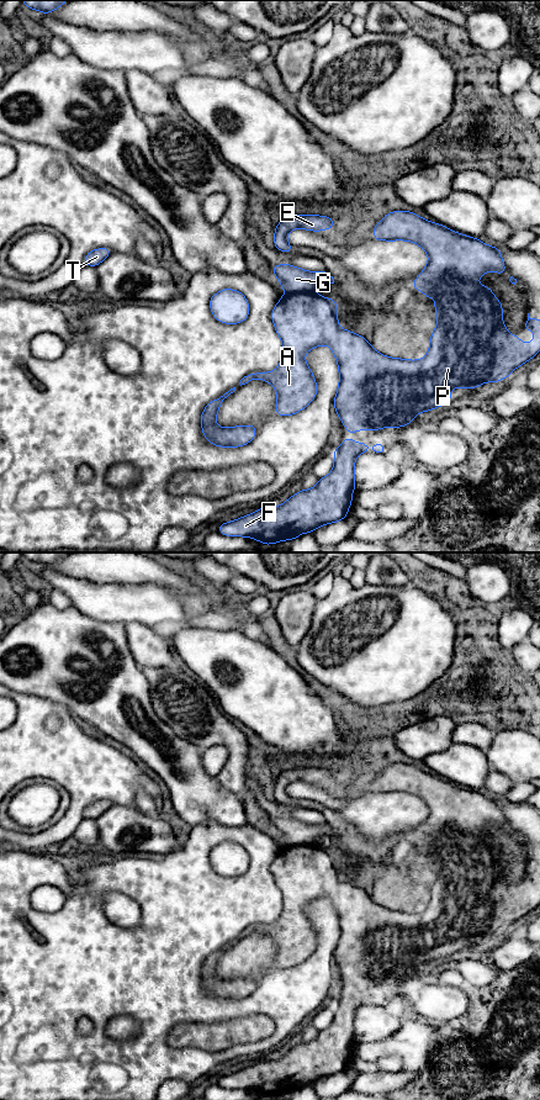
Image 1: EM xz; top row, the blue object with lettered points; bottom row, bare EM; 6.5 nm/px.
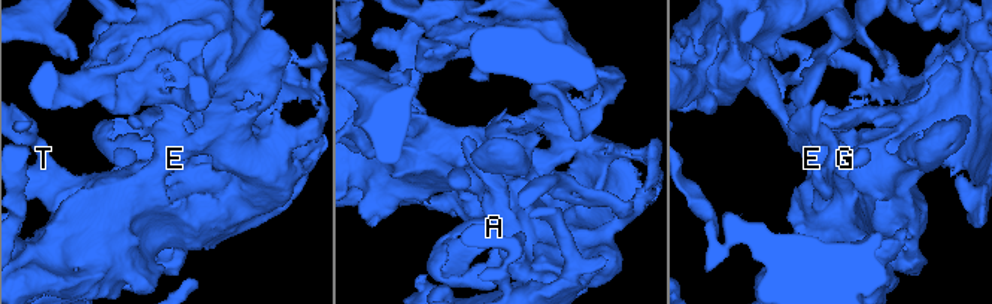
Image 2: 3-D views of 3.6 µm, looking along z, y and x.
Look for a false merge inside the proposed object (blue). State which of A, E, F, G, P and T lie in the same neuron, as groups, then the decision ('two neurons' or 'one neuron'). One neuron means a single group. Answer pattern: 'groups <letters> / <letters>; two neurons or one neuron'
groups A E F P T / G; two neurons

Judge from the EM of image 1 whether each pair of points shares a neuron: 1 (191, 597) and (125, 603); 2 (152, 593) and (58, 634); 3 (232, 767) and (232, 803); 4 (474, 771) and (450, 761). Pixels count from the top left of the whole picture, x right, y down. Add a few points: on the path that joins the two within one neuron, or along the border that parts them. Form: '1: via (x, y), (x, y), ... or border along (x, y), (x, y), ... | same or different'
1: border along (157, 582), (181, 598), (189, 617), (204, 617) | different
2: border along (72, 604), (91, 617), (123, 623) | different
3: border along (215, 776), (224, 788), (239, 796) | different
4: via (467, 766), (456, 763) | same

